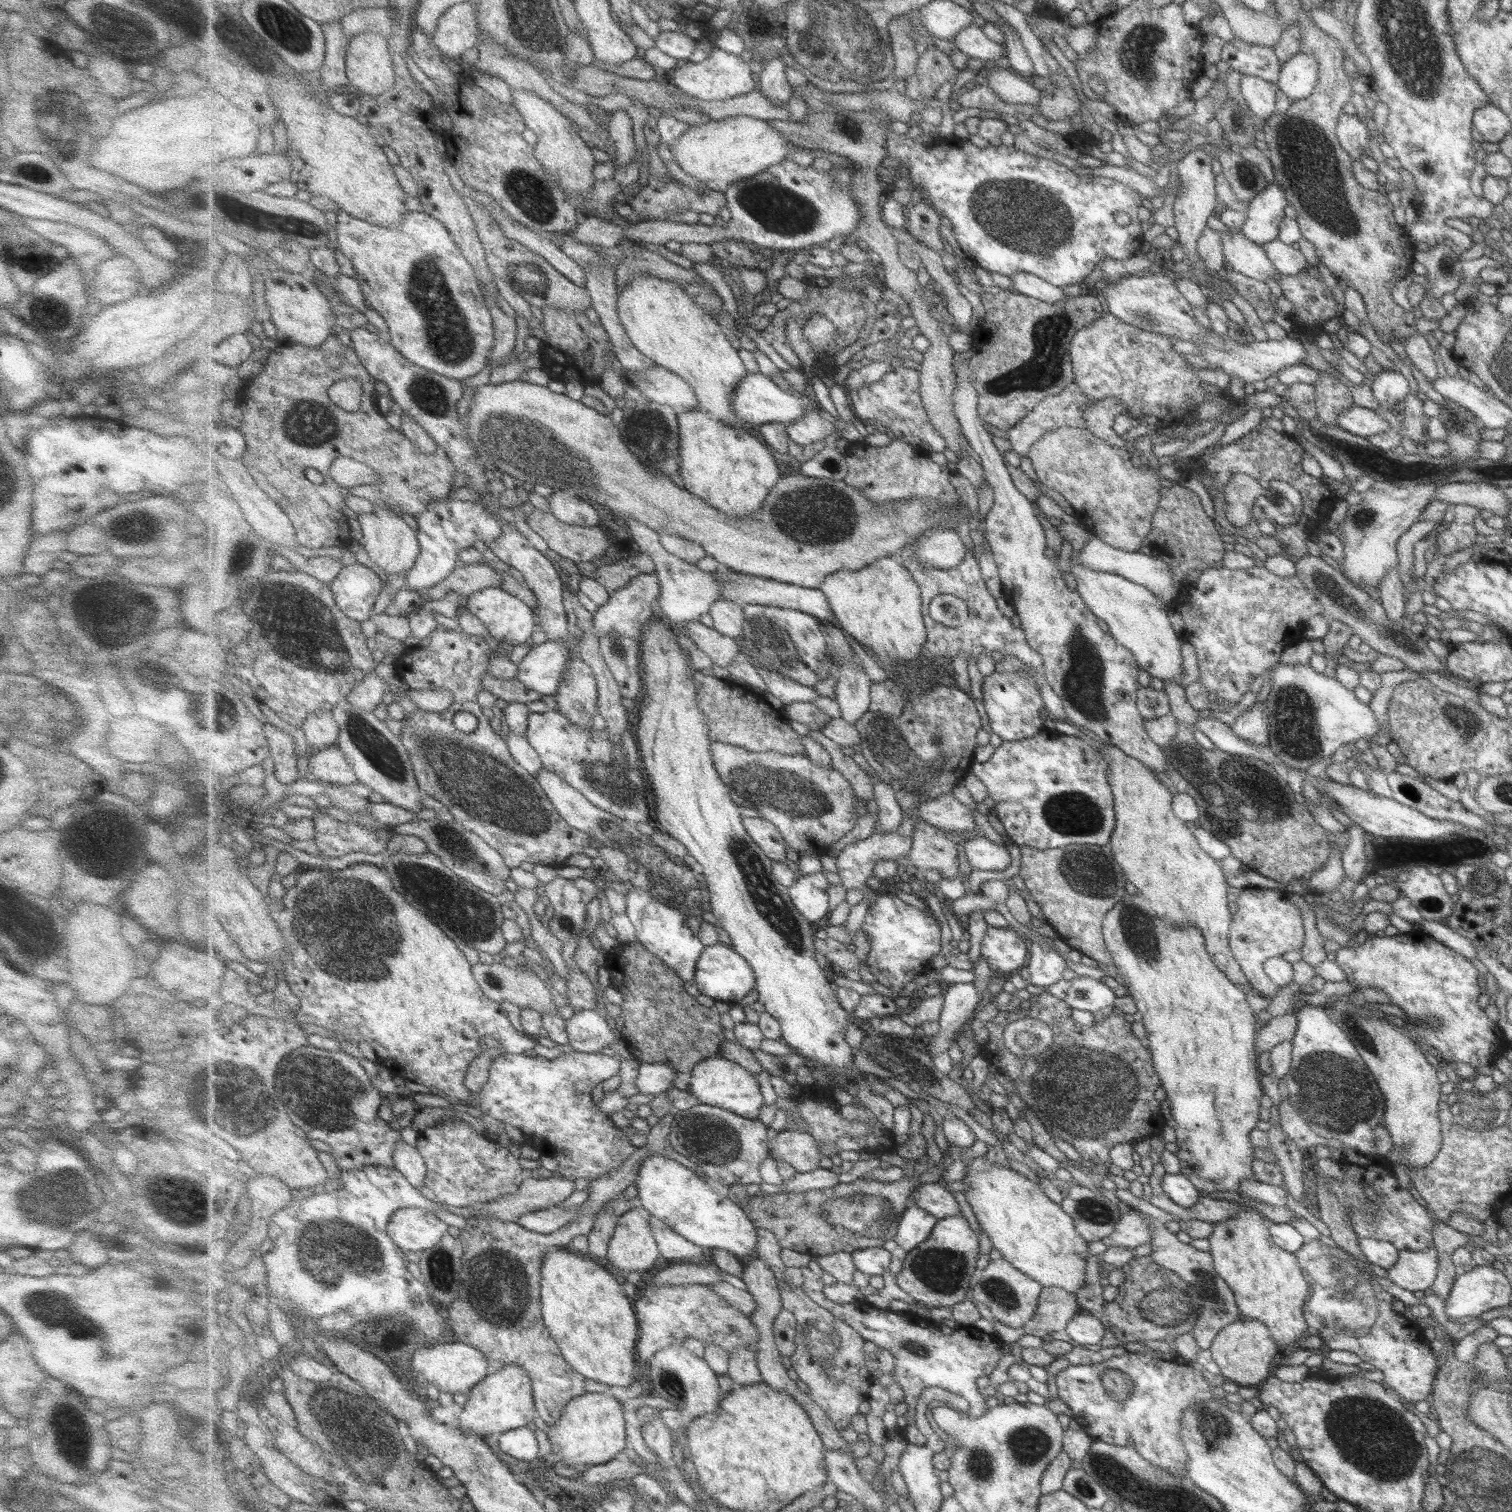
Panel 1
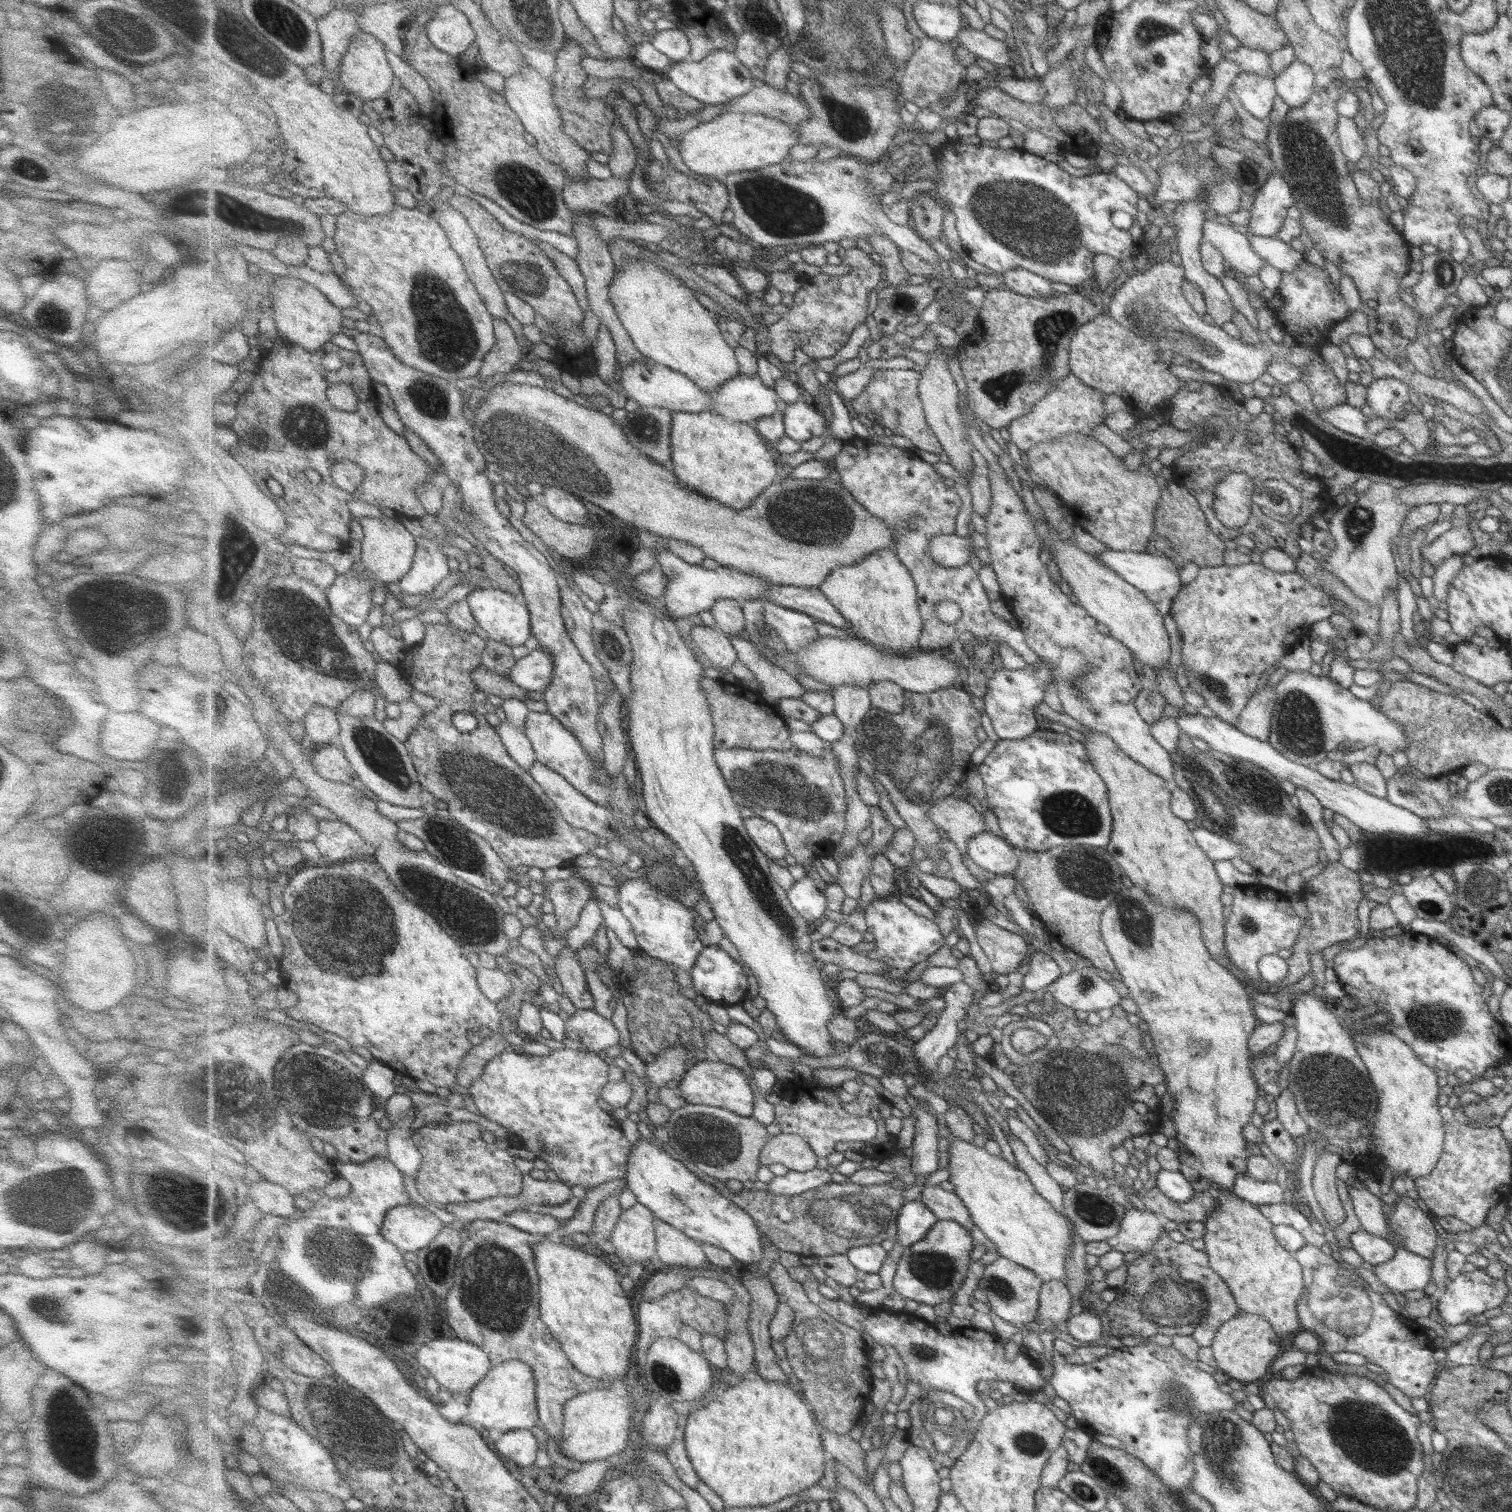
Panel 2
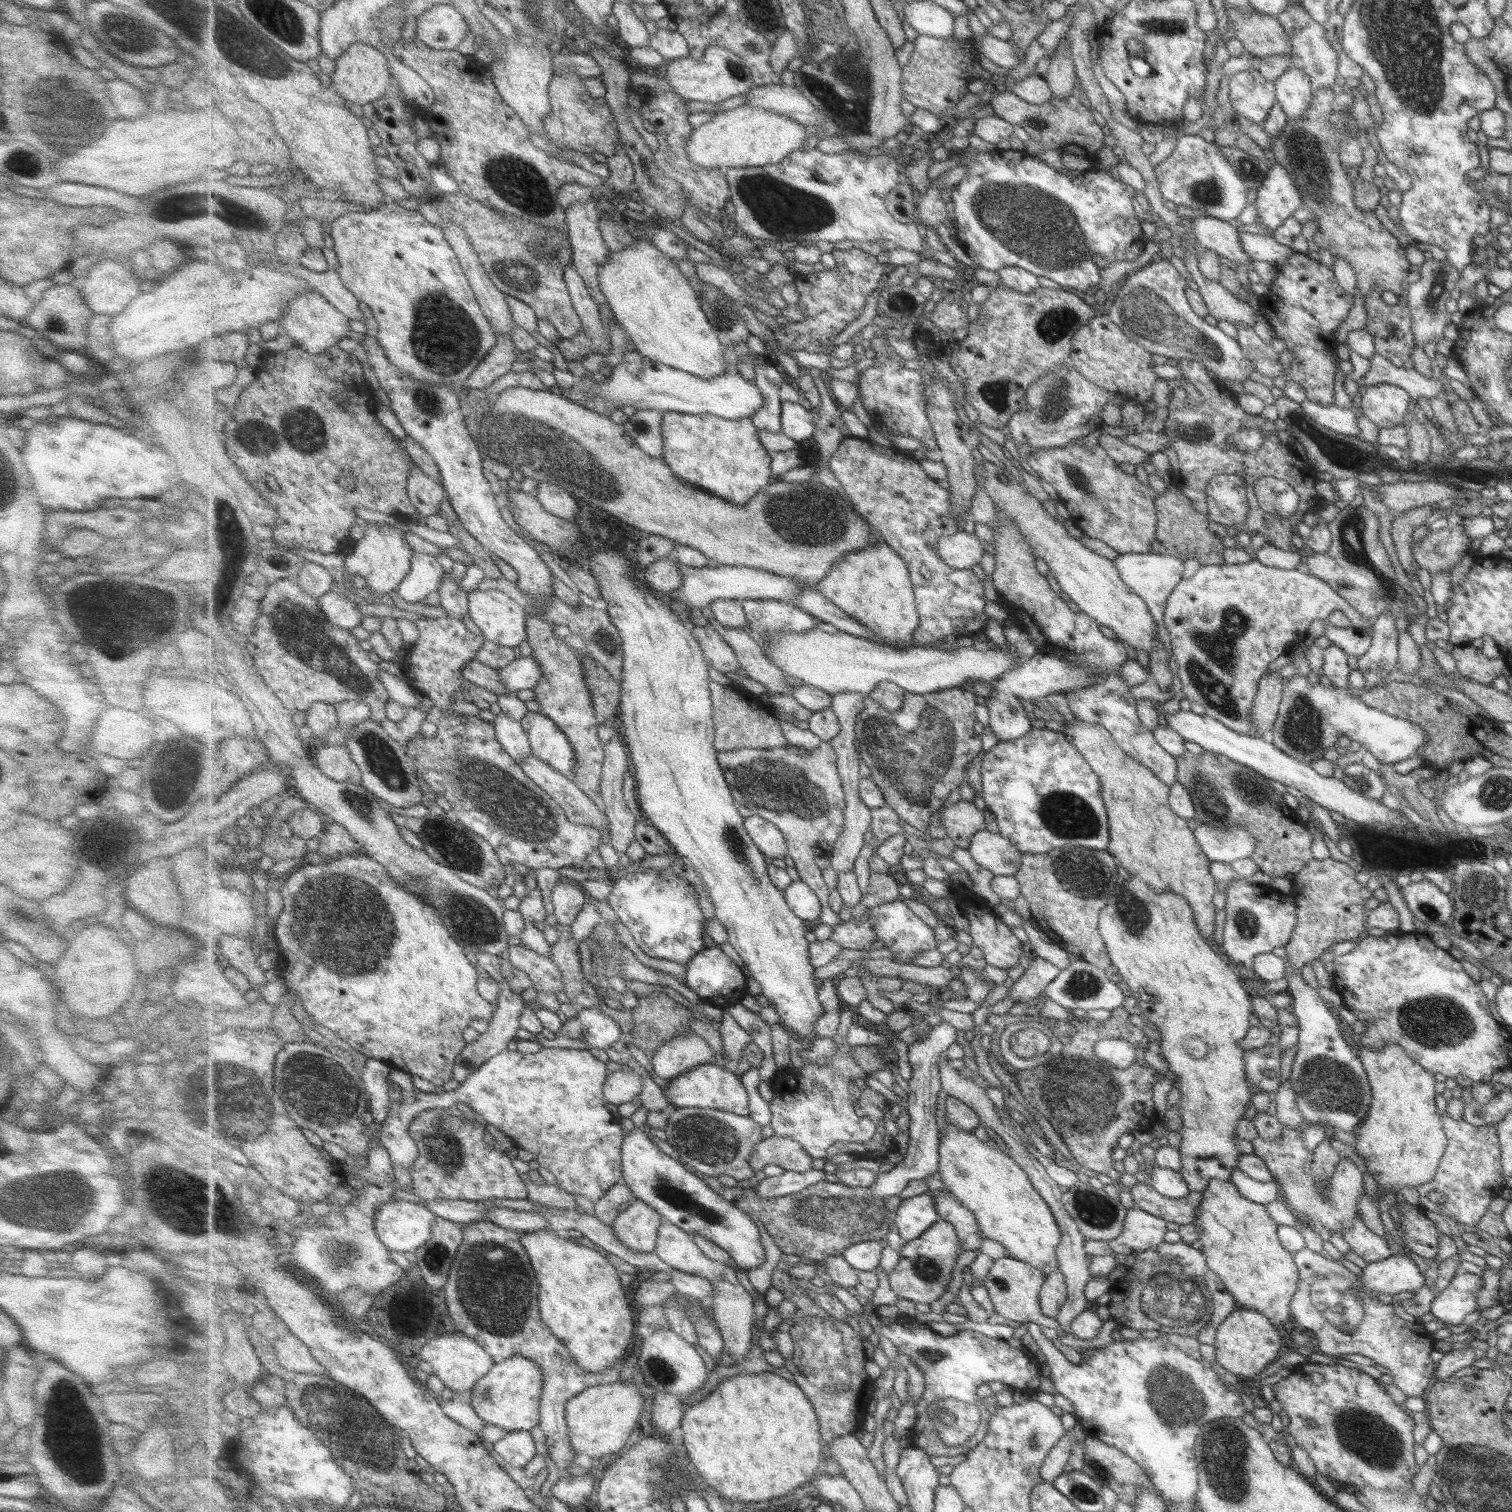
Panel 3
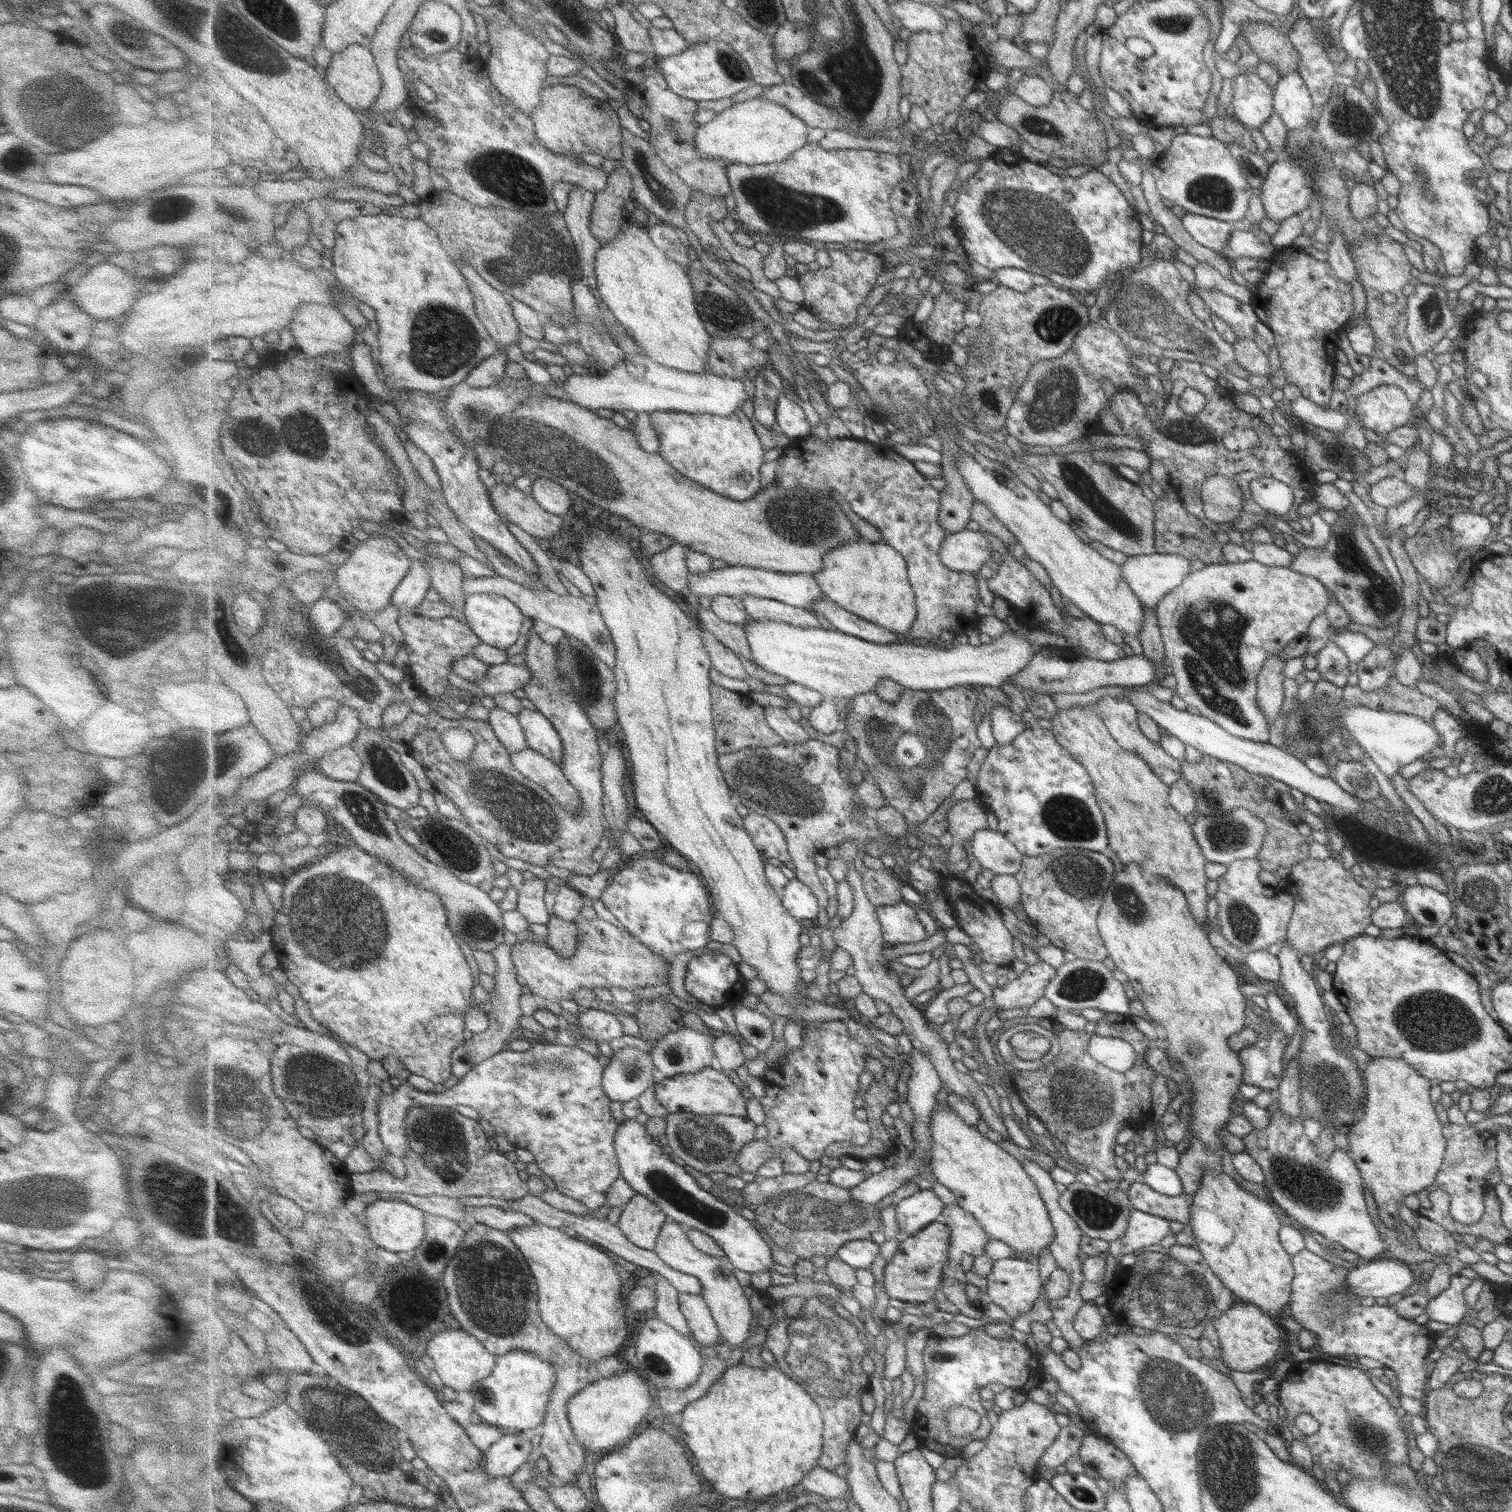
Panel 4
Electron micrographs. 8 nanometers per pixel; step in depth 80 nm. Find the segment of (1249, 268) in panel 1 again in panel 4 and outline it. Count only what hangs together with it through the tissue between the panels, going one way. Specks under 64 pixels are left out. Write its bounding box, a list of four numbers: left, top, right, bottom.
[1180,213,1233,254]

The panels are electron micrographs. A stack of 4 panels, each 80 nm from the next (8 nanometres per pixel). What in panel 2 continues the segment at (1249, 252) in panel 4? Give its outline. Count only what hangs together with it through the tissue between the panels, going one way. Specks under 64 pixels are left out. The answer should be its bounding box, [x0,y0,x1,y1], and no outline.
[1248,235,1305,273]

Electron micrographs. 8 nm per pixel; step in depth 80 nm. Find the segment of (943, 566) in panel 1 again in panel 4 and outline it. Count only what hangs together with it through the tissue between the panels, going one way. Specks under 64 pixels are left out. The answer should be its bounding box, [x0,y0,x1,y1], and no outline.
[939,530,991,573]

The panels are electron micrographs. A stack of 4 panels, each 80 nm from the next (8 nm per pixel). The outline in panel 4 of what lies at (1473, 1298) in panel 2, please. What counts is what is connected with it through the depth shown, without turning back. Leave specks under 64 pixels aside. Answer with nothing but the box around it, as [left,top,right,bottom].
[1425,1276,1470,1326]

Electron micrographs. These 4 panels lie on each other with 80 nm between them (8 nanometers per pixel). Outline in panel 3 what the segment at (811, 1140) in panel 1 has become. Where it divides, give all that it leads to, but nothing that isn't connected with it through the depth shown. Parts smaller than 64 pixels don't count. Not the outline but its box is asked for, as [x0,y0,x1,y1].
[750,1134,813,1173]

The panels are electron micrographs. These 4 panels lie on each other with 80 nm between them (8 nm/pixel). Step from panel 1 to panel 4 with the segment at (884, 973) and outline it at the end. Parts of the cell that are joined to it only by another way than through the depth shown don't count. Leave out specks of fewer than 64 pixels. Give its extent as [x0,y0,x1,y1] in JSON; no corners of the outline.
[878,901,927,944]

